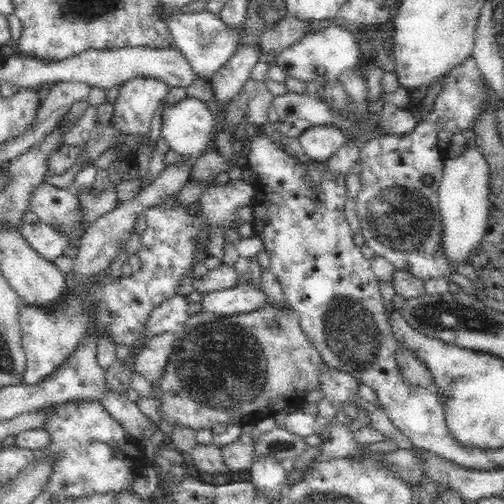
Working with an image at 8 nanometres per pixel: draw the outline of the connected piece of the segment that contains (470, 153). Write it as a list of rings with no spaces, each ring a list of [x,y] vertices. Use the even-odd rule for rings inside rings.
[[[468,144],[466,150],[455,158],[443,158],[443,177],[439,184],[439,205],[442,221],[444,221],[444,245],[450,257],[450,273],[454,264],[467,262],[473,248],[479,244],[487,229],[489,217],[489,187],[490,169],[488,161],[478,147]]]

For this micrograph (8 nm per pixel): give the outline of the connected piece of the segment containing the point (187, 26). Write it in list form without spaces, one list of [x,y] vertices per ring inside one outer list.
[[[180,12],[172,18],[164,18],[170,25],[173,46],[184,53],[192,69],[203,79],[210,80],[214,73],[217,73],[226,62],[244,46],[242,40],[246,35],[245,26],[226,25],[219,15],[209,12]]]

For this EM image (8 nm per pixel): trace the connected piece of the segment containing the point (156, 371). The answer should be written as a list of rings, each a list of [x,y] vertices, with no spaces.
[[[170,331],[154,336],[140,351],[135,373],[146,378],[150,384],[157,383],[164,374],[170,353],[175,348],[175,341],[175,333]]]

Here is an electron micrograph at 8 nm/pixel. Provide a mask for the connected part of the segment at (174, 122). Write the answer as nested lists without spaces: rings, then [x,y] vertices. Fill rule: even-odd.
[[[184,98],[161,116],[162,140],[181,155],[202,155],[213,137],[213,117],[198,98]]]

